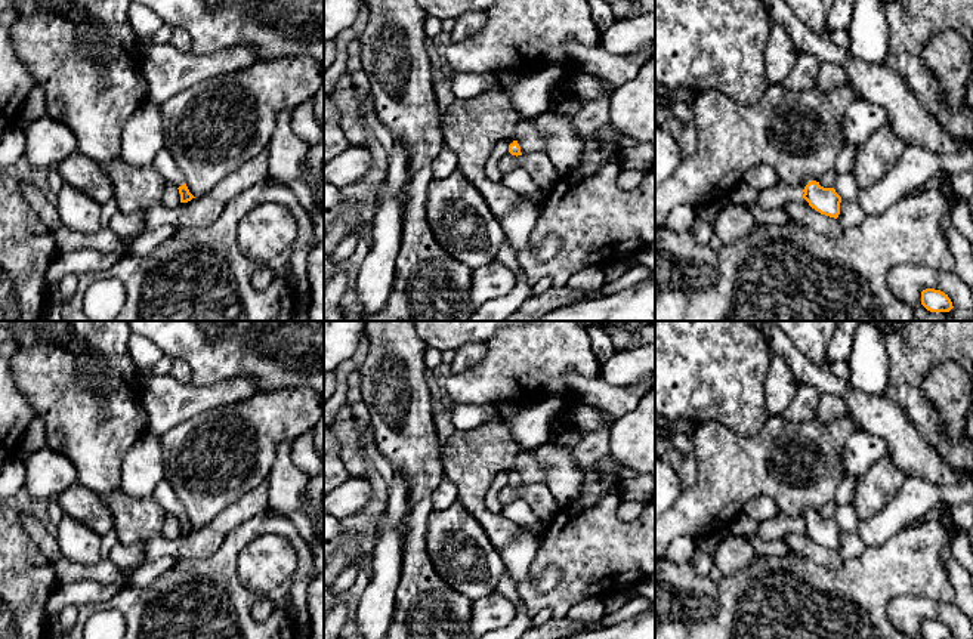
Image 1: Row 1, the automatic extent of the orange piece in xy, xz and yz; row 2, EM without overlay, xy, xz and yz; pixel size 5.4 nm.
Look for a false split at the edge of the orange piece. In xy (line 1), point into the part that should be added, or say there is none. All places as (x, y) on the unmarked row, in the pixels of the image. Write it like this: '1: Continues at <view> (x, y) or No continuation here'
1: Continues at xy (163, 494)

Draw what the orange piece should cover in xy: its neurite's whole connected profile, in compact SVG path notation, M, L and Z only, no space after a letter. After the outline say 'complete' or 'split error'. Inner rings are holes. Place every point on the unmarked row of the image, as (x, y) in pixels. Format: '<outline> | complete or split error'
M163 479L161 482L157 484L152 498L169 512L169 515L174 515L179 521L180 525L180 534L188 534L192 530L195 530L183 510L183 506L180 504L180 501L177 500L176 494L173 493L170 484Z | split error

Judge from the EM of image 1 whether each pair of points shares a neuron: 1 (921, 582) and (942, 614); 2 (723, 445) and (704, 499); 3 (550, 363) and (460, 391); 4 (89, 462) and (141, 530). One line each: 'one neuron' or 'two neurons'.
1: two neurons
2: one neuron
3: one neuron
4: two neurons

